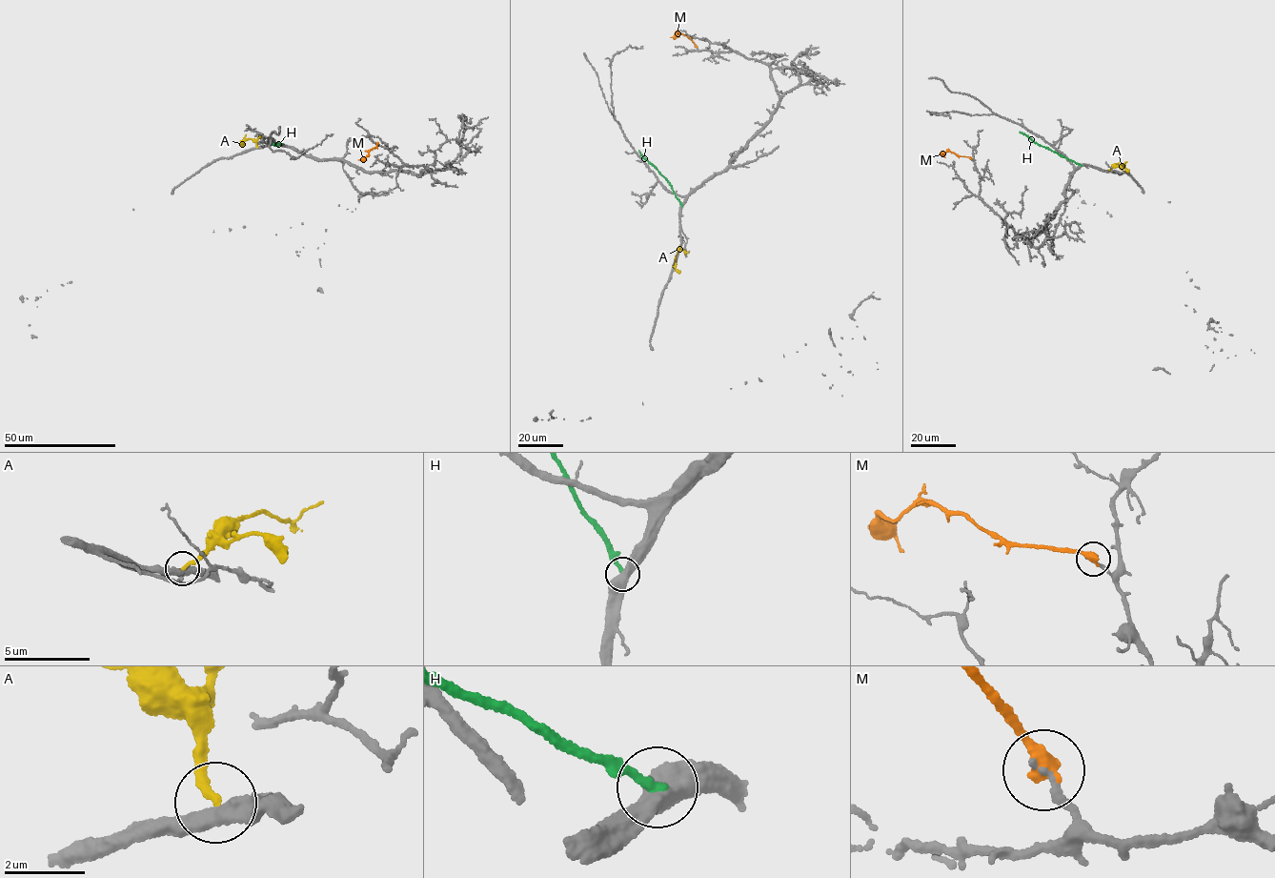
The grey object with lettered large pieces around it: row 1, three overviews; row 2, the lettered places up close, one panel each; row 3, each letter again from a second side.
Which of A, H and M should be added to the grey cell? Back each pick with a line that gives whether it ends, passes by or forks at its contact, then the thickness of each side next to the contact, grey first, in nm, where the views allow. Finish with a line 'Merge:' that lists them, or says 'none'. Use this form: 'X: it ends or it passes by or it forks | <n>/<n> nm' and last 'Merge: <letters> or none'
Merge: none

